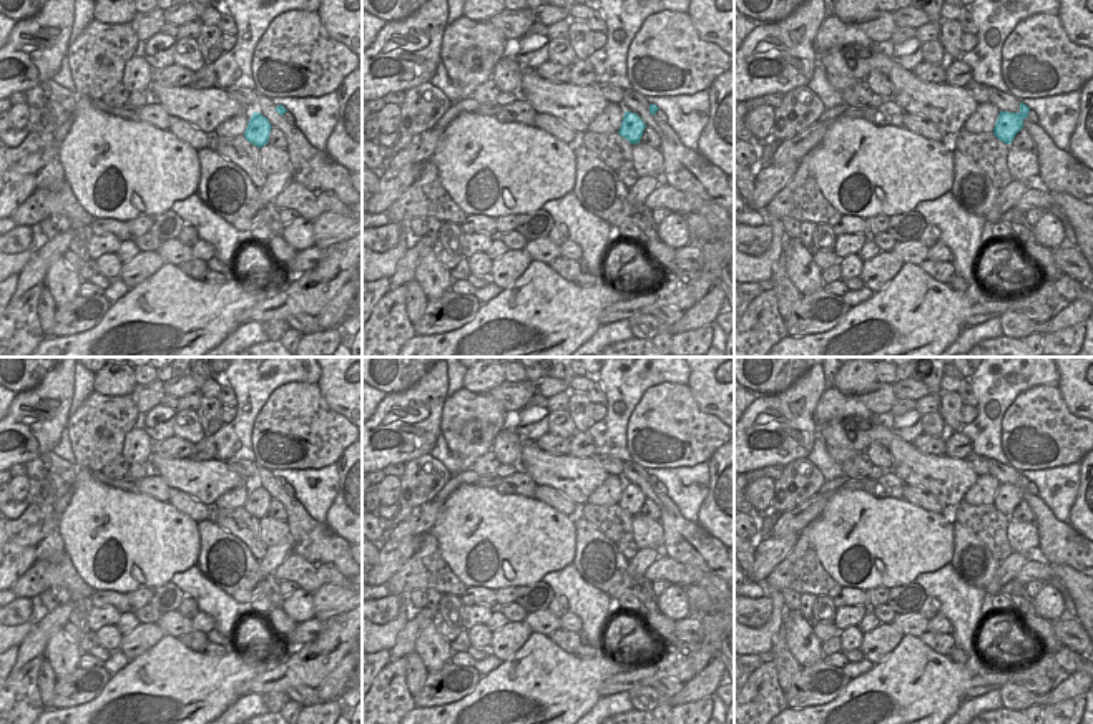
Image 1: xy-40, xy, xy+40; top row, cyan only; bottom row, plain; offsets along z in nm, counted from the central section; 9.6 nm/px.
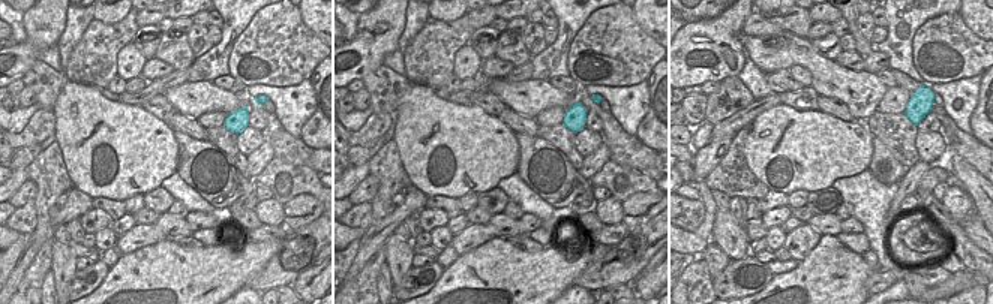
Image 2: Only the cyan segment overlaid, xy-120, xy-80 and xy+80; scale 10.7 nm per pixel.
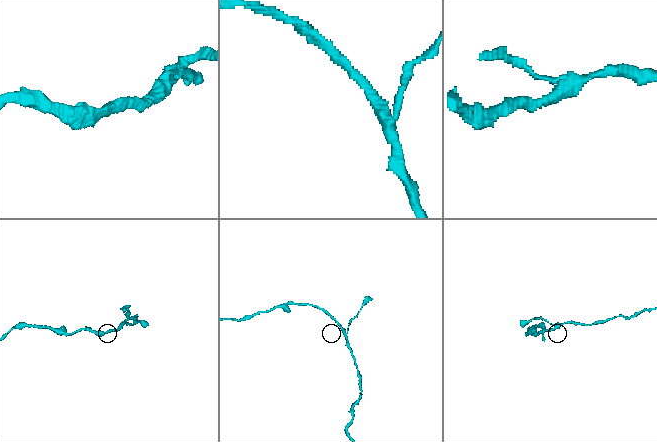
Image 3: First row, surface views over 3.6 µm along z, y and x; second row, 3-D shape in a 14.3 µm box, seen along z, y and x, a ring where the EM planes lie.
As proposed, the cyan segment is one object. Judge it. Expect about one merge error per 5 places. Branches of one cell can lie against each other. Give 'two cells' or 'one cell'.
one cell

